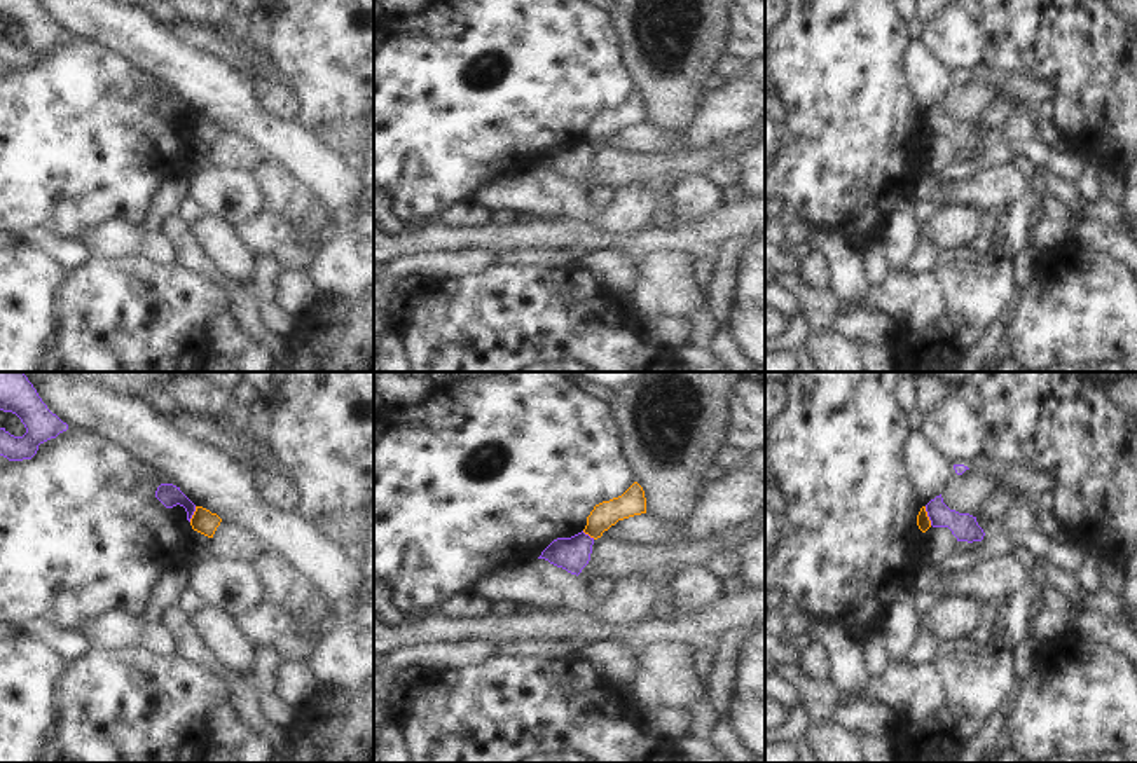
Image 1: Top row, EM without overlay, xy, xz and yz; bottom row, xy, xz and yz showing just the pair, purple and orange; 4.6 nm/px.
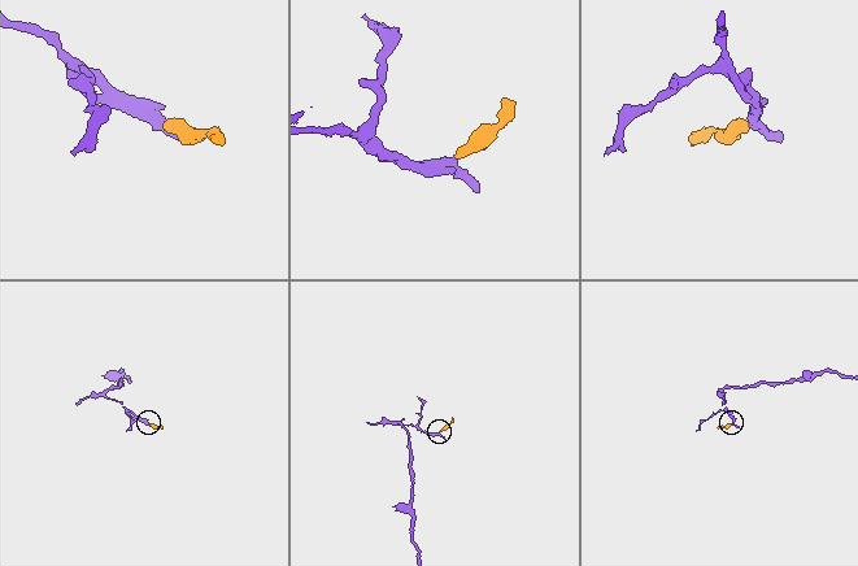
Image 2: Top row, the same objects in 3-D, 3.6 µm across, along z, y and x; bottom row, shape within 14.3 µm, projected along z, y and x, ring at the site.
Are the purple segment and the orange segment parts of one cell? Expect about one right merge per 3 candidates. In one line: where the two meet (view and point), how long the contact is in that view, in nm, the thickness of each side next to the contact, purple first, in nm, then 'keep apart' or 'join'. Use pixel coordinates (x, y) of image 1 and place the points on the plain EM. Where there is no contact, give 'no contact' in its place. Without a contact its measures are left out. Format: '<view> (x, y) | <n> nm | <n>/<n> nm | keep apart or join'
yz (928, 124) | 90 nm | 120/60 nm | keep apart

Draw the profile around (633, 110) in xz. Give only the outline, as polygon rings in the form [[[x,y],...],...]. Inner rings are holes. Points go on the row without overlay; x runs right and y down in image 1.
[[[634,91],[622,105],[596,113],[583,141],[597,148],[618,129],[641,122],[646,122],[646,107],[643,96]]]

